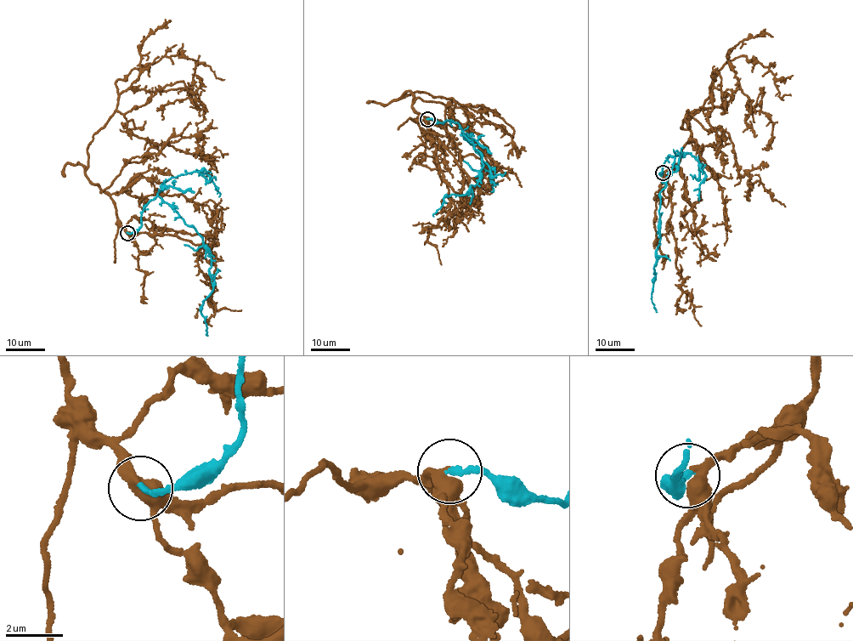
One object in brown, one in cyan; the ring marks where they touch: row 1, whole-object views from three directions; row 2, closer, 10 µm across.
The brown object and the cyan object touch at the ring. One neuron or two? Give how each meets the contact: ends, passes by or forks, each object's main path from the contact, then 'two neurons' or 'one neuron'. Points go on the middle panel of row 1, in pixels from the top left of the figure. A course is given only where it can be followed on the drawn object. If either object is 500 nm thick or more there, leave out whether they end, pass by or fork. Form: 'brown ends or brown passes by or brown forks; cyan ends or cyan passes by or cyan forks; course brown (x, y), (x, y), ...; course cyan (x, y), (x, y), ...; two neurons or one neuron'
brown passes by; cyan ends; course brown (427, 119), (415, 120), (412, 93), (404, 93), (455, 101), (488, 148), (486, 173), (506, 168), (522, 187); course cyan (427, 119), (458, 124), (480, 152), (482, 167), (469, 193), (444, 197), (433, 216); one neuron

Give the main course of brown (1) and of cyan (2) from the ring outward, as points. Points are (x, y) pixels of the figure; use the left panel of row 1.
1: (127, 233), (111, 198), (87, 178), (93, 134), (129, 88), (182, 87), (190, 94), (199, 63), (224, 79)
2: (127, 233), (141, 226), (144, 208), (158, 196), (202, 237), (214, 280), (200, 311), (208, 336)

